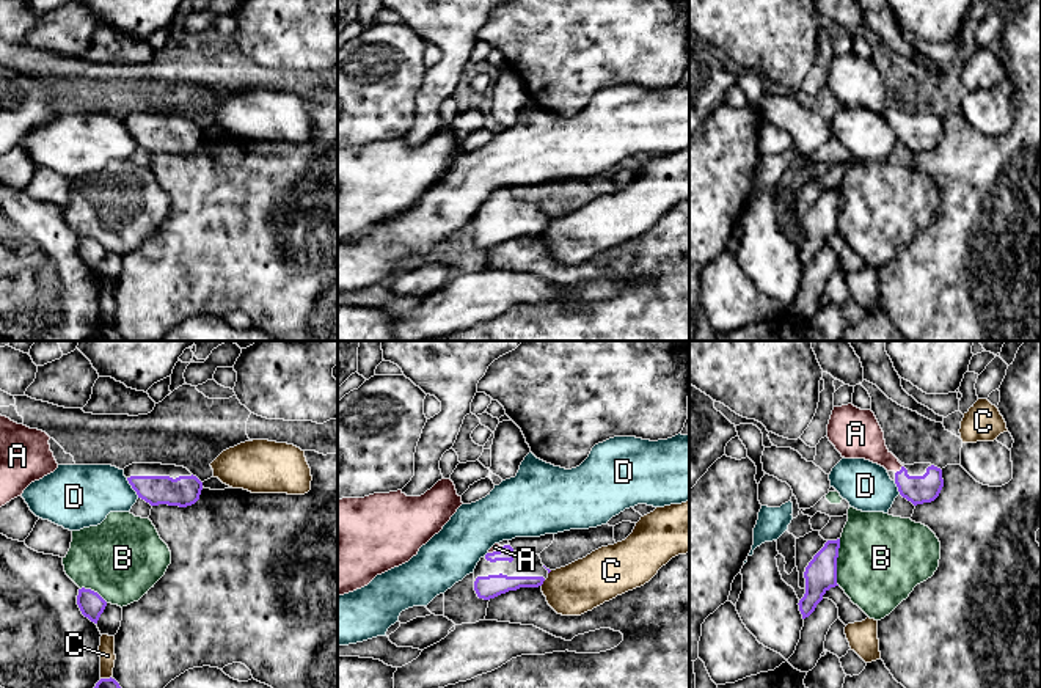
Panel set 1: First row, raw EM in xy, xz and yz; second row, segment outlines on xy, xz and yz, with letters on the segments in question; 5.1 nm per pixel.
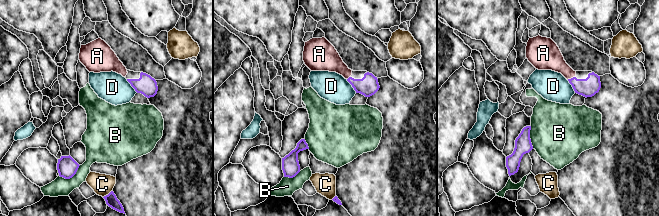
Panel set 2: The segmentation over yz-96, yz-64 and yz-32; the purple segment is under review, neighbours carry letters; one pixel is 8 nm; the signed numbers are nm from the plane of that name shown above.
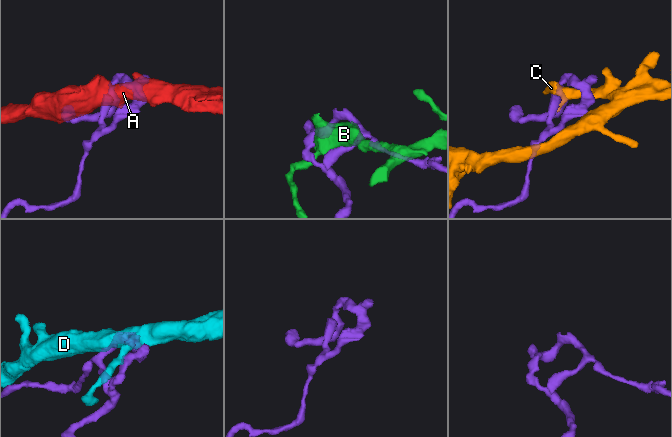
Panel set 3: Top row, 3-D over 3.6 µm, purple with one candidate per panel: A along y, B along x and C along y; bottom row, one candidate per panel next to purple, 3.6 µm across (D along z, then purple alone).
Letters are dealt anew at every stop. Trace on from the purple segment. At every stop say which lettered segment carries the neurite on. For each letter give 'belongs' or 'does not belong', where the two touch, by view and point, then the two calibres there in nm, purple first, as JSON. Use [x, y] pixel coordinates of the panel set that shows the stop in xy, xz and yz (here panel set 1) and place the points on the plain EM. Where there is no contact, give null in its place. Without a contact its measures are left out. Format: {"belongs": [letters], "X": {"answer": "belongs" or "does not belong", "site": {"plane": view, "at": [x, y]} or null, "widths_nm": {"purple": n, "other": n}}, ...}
{"belongs": ["A"], "A": {"answer": "belongs", "site": {"plane": "yz", "at": [900, 118]}, "widths_nm": {"purple": 140, "other": 200}}, "B": {"answer": "does not belong", "site": {"plane": "yz", "at": [836, 211]}, "widths_nm": {"purple": 160, "other": 440}}, "C": {"answer": "does not belong", "site": {"plane": "xz", "at": [542, 231]}, "widths_nm": {"purple": 110, "other": 260}}, "D": {"answer": "does not belong", "site": {"plane": "xy", "at": [132, 135]}, "widths_nm": {"purple": 150, "other": 300}}}

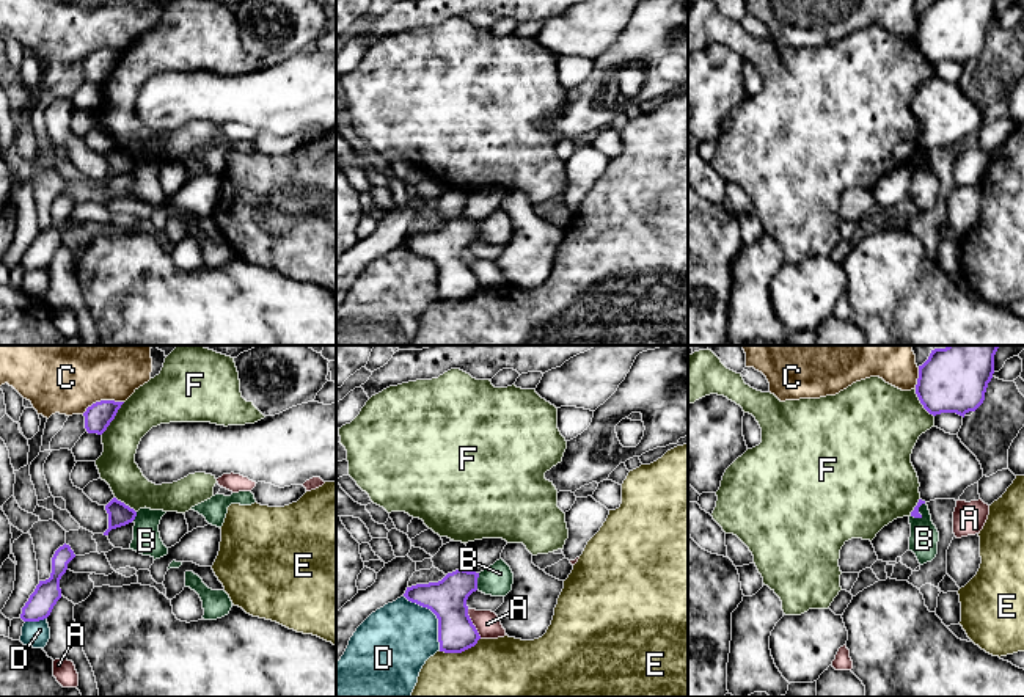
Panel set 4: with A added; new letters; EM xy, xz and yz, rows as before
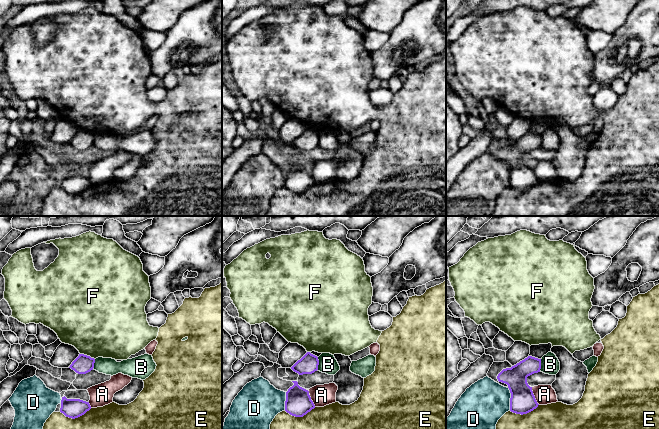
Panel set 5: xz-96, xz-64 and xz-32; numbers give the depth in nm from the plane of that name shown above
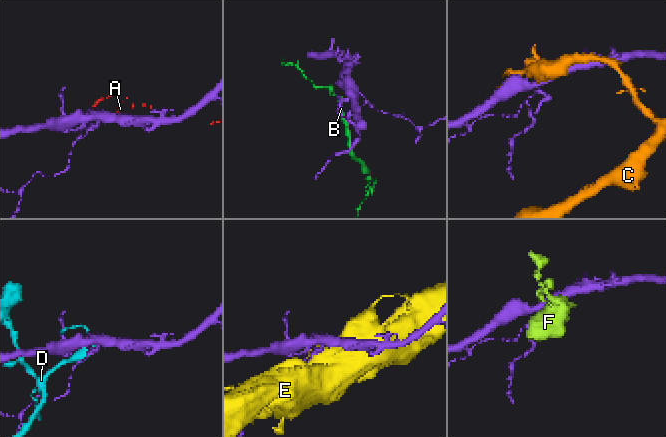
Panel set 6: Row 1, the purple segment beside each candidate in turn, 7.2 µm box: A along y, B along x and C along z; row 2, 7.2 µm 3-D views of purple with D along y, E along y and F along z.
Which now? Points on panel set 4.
{"belongs": [], "A": {"answer": "does not belong", "site": {"plane": "xz", "at": [471, 272]}, "widths_nm": {"purple": 200, "other": 130}}, "B": {"answer": "does not belong", "site": {"plane": "xz", "at": [476, 229]}, "widths_nm": {"purple": 200, "other": 160}}, "C": {"answer": "does not belong", "site": {"plane": "xy", "at": [102, 49]}, "widths_nm": {"purple": 140, "other": 320}}, "D": {"answer": "does not belong", "site": {"plane": "xz", "at": [437, 266]}, "widths_nm": {"purple": 200, "other": 360}}, "E": {"answer": "does not belong", "site": {"plane": "xz", "at": [460, 300]}, "widths_nm": {"purple": 190, "other": 500}}, "F": {"answer": "does not belong", "site": {"plane": "xy", "at": [113, 66]}, "widths_nm": {"purple": 140, "other": 240}}}

